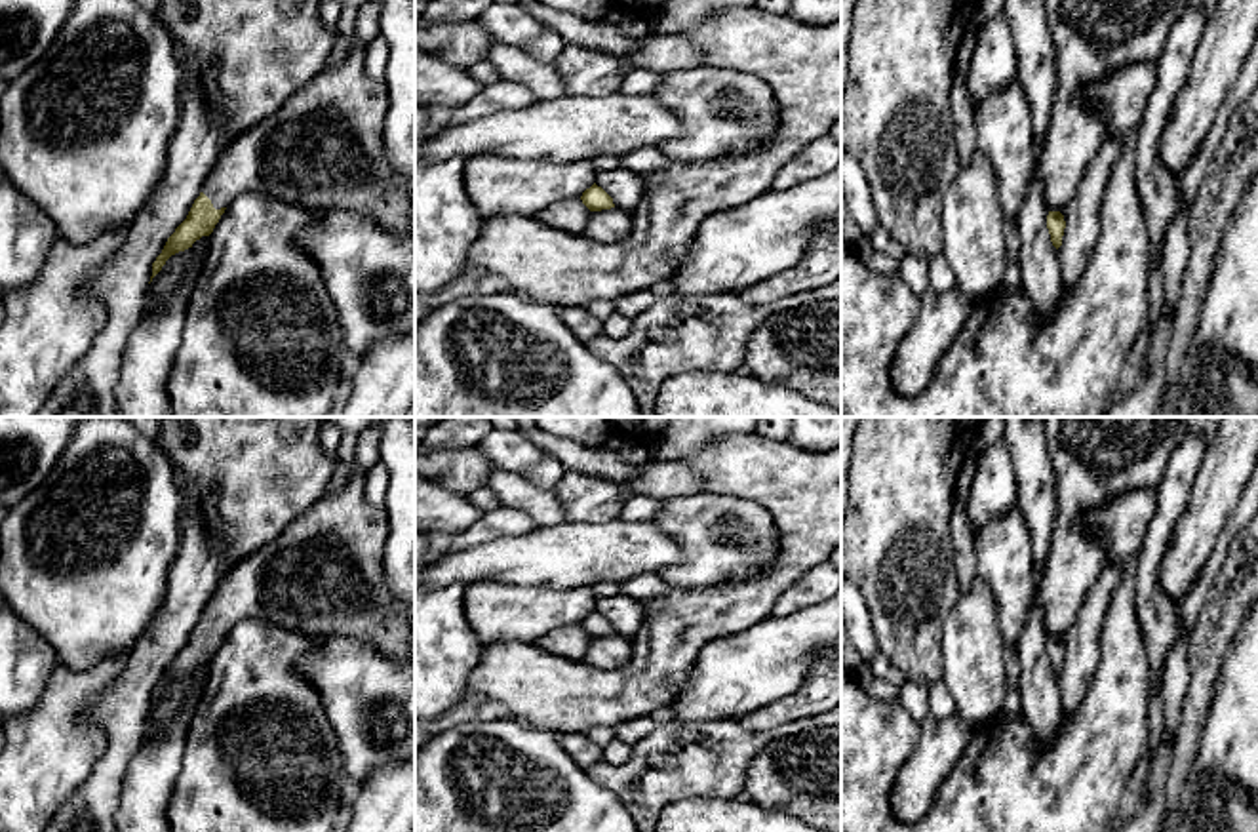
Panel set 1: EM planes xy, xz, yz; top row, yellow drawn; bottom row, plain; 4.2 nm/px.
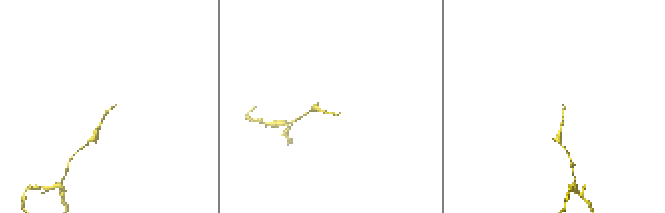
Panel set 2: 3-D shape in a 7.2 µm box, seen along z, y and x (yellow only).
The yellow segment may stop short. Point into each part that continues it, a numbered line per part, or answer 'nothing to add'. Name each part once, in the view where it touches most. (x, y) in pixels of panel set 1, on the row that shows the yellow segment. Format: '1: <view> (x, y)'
1: xy (324, 149)

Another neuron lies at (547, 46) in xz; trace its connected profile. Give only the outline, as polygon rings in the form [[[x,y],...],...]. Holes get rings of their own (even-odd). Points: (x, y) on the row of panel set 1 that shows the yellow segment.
[[[546,29],[525,46],[525,51],[542,63],[554,65],[563,48],[565,40],[556,30]]]

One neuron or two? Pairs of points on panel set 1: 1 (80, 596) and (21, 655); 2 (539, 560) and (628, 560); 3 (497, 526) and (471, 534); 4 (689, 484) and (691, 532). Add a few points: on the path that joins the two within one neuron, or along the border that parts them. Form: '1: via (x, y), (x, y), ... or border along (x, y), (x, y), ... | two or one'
1: border along (19, 615), (42, 636), (59, 663) | two
2: via (562, 560), (606, 560) | one
3: via (491, 526), (476, 534) | one
4: border along (703, 490), (691, 495), (668, 495), (663, 499) | two

